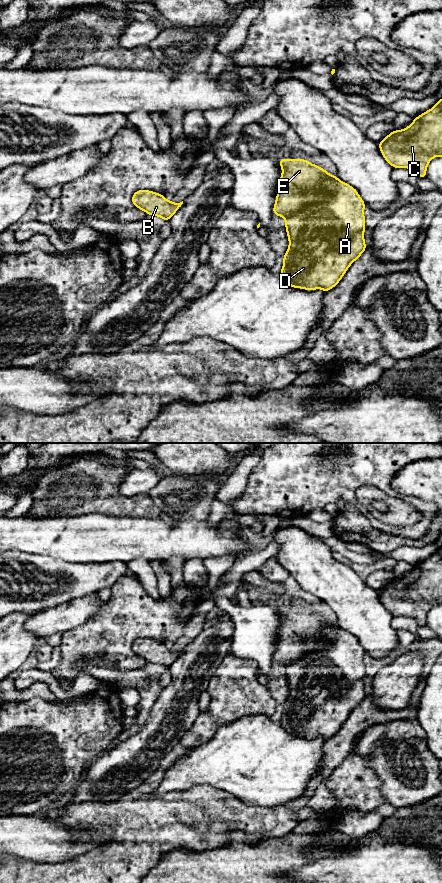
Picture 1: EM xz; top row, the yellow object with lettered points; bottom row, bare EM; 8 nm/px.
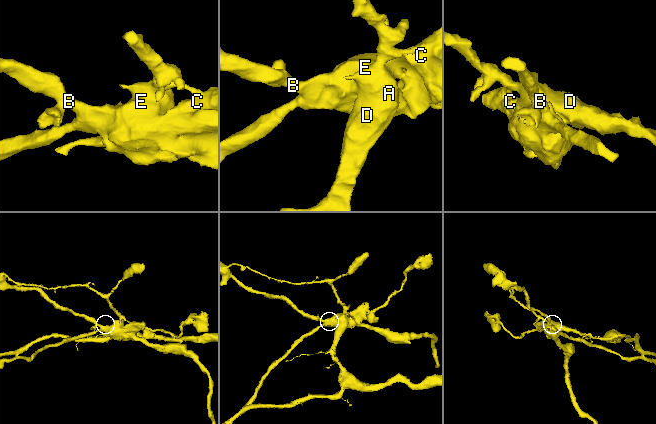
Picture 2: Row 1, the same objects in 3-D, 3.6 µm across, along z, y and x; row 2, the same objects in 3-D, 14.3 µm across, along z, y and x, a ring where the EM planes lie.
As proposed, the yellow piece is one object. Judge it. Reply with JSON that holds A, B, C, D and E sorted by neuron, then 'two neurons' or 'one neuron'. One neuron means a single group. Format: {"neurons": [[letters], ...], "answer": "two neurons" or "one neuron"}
{"neurons": [["A", "D"], ["B", "C", "E"]], "answer": "two neurons"}

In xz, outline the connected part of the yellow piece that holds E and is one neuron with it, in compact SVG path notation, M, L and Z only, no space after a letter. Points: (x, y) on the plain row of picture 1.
M279 607L282 623L273 662L284 667L312 652L325 650L321 629L337 625L306 607Z

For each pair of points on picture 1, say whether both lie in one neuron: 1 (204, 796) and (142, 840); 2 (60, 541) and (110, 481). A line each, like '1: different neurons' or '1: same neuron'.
1: same neuron
2: different neurons

